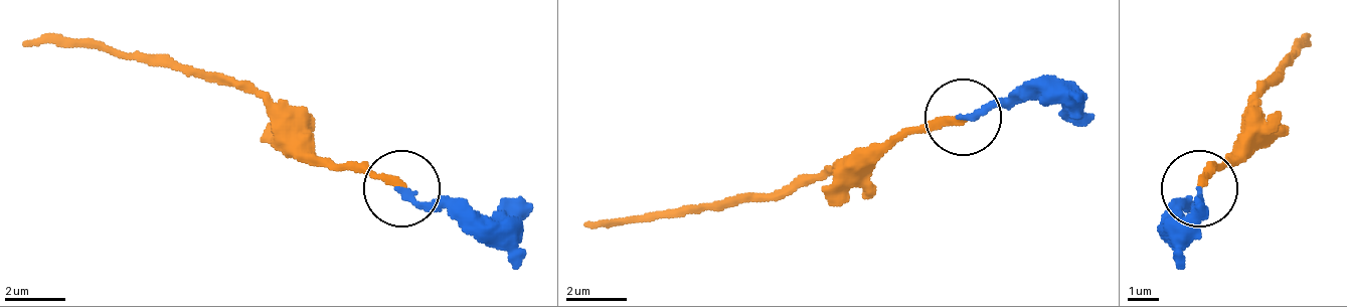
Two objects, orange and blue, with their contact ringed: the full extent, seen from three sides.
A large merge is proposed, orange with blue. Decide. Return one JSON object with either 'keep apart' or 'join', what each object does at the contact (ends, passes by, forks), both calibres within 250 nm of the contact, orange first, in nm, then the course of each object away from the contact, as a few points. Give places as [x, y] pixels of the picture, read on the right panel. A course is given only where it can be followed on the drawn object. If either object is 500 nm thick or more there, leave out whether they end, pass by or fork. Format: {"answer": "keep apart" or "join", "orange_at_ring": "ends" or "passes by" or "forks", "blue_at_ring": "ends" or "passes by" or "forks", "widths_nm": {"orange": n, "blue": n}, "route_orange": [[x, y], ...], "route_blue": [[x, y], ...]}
{"answer": "join", "orange_at_ring": "ends", "blue_at_ring": "ends", "widths_nm": {"orange": 260, "blue": 200}, "route_orange": [[1201, 190], [1263, 91], [1309, 44]], "route_blue": [[1201, 190], [1178, 212], [1186, 220], [1201, 205]]}

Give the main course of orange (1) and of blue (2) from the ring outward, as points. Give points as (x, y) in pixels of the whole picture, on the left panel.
1: (403, 190), (327, 167), (250, 91), (212, 74), (21, 44)
2: (403, 190), (418, 205), (518, 220), (533, 205)

